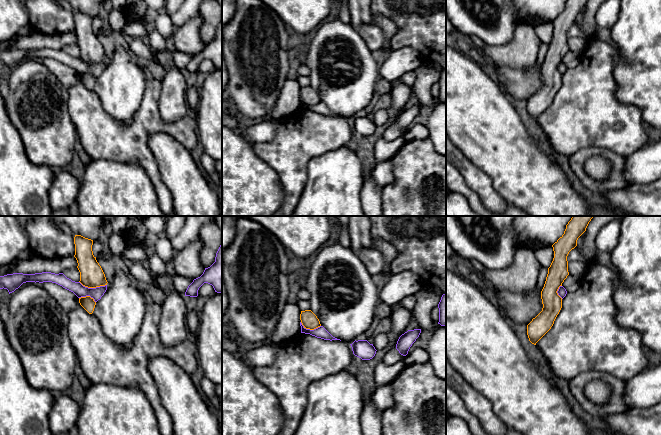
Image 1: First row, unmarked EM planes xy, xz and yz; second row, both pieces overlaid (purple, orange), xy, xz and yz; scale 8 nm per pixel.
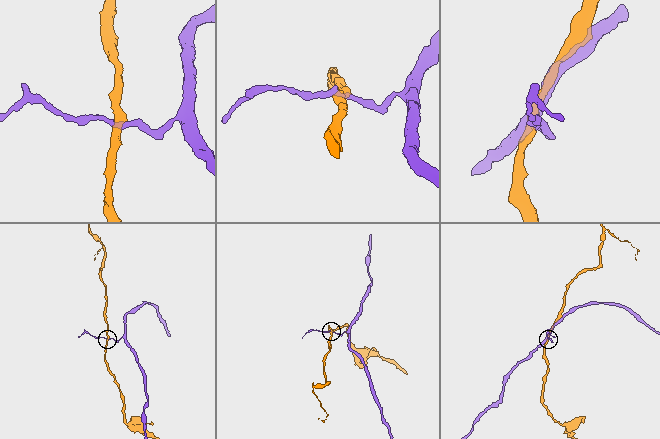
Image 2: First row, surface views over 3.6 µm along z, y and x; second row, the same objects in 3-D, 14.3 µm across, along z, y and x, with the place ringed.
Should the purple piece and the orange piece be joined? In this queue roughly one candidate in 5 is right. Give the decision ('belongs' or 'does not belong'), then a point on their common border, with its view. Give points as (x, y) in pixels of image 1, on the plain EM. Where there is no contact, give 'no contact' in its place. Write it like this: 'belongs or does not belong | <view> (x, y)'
does not belong | xy (93, 64)

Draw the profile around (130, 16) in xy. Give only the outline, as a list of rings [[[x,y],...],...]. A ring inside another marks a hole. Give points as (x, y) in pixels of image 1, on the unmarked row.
[[[126,7],[122,10],[123,14],[125,15],[126,17],[126,21],[129,22],[129,21],[134,21],[134,22],[138,22],[138,23],[141,23],[142,25],[145,24],[145,19],[144,19],[144,15],[136,15],[132,12],[127,12],[126,11]]]

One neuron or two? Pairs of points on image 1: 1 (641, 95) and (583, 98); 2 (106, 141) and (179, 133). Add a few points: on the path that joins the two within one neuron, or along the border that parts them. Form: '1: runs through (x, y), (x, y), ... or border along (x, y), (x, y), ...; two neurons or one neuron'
1: border along (613, 73), (616, 97), (637, 108); two neurons
2: runs through (124, 141), (129, 141), (143, 127), (161, 127); one neuron

